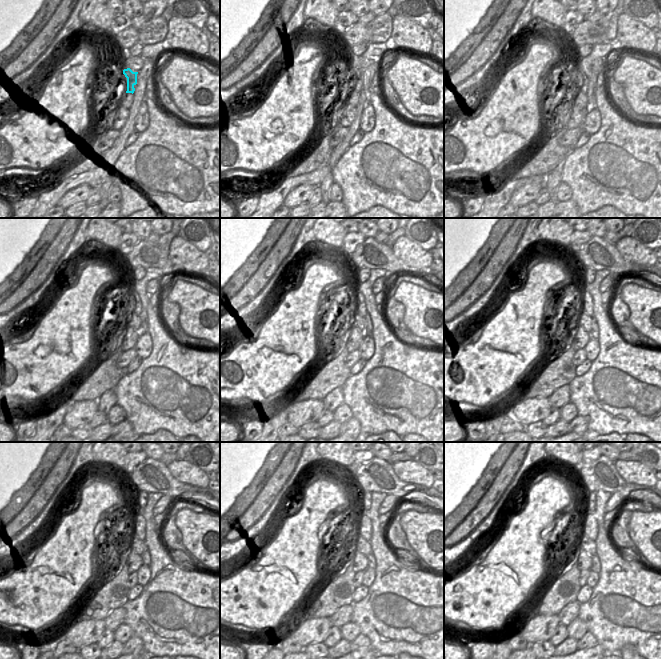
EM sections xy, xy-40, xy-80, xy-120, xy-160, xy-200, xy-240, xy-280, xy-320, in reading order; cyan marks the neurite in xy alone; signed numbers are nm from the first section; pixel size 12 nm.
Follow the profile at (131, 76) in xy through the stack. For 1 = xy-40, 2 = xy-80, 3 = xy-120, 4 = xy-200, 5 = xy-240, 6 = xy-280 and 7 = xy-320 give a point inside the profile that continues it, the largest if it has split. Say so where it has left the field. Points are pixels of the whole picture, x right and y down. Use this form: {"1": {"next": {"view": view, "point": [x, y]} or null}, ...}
{"1": {"next": {"view": "xy-40", "point": [353, 73]}}, "2": {"next": {"view": "xy-80", "point": [581, 74]}}, "3": {"next": {"view": "xy-120", "point": [137, 307]}}, "4": {"next": {"view": "xy-200", "point": [587, 301]}}, "5": {"next": {"view": "xy-240", "point": [139, 523]}}, "6": {"next": {"view": "xy-280", "point": [364, 525]}}, "7": {"next": {"view": "xy-320", "point": [590, 529]}}}

